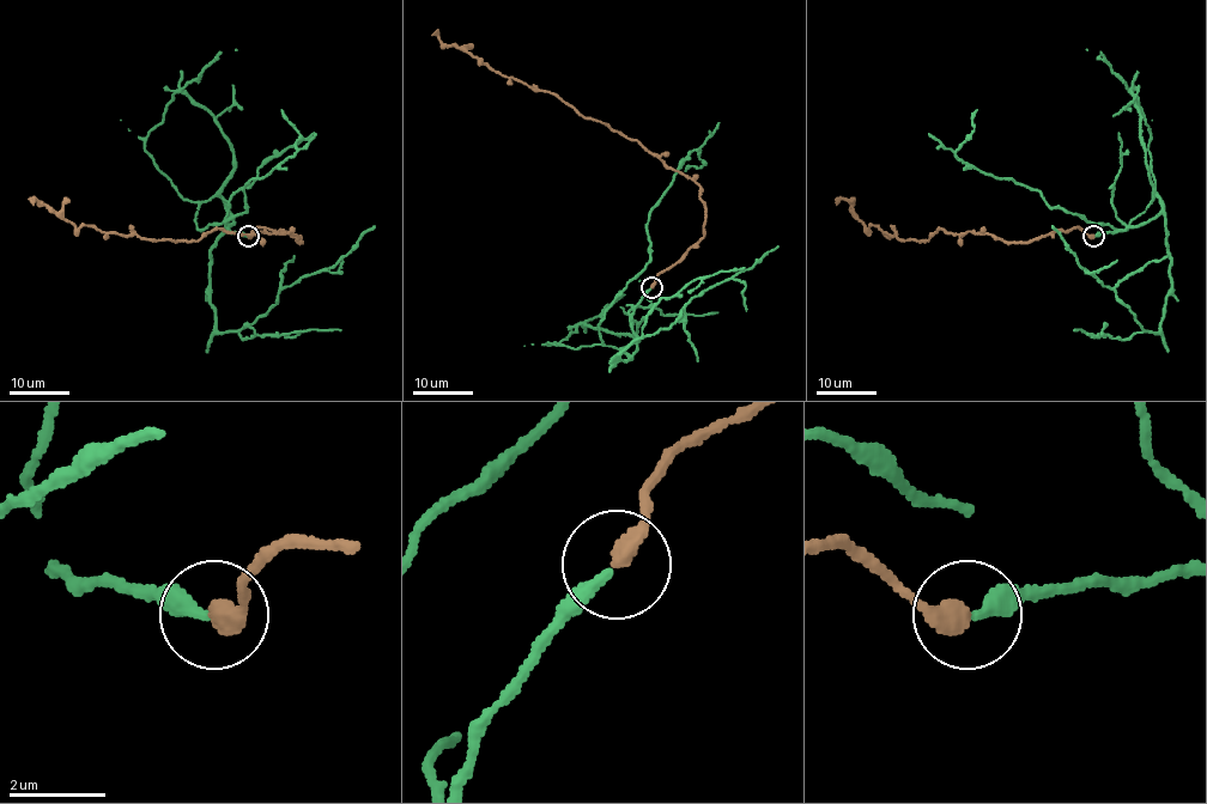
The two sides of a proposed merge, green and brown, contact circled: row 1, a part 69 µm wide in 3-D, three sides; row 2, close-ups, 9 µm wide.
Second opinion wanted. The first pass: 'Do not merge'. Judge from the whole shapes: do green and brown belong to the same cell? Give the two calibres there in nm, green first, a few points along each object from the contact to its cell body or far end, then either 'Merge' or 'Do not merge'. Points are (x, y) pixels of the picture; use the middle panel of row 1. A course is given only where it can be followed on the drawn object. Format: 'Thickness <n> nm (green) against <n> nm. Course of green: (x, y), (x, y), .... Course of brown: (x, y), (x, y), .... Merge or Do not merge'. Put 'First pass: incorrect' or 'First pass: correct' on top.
First pass: incorrect
Thickness 320 nm (green) against 440 nm. Course of green: (651, 288), (631, 316), (637, 349), (606, 346), (605, 310), (649, 260), (648, 218), (685, 170). Course of brown: (651, 288), (660, 273), (703, 236), (701, 187), (602, 121), (586, 119), (552, 95), (446, 46), (437, 29). Merge

